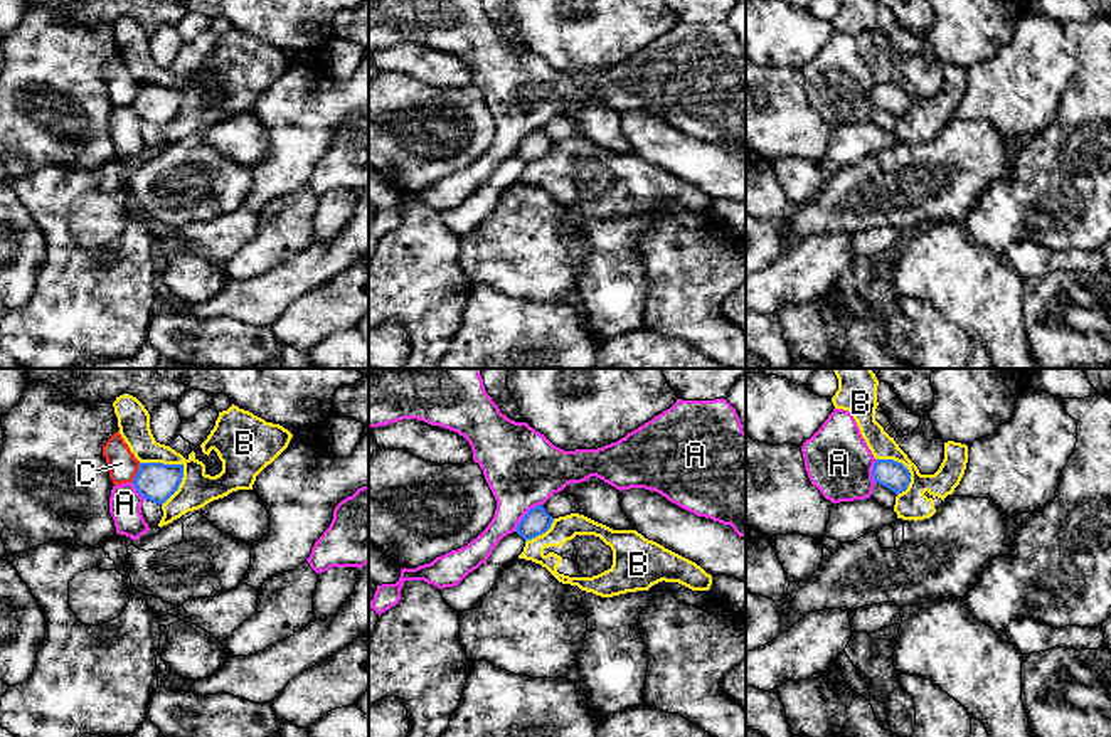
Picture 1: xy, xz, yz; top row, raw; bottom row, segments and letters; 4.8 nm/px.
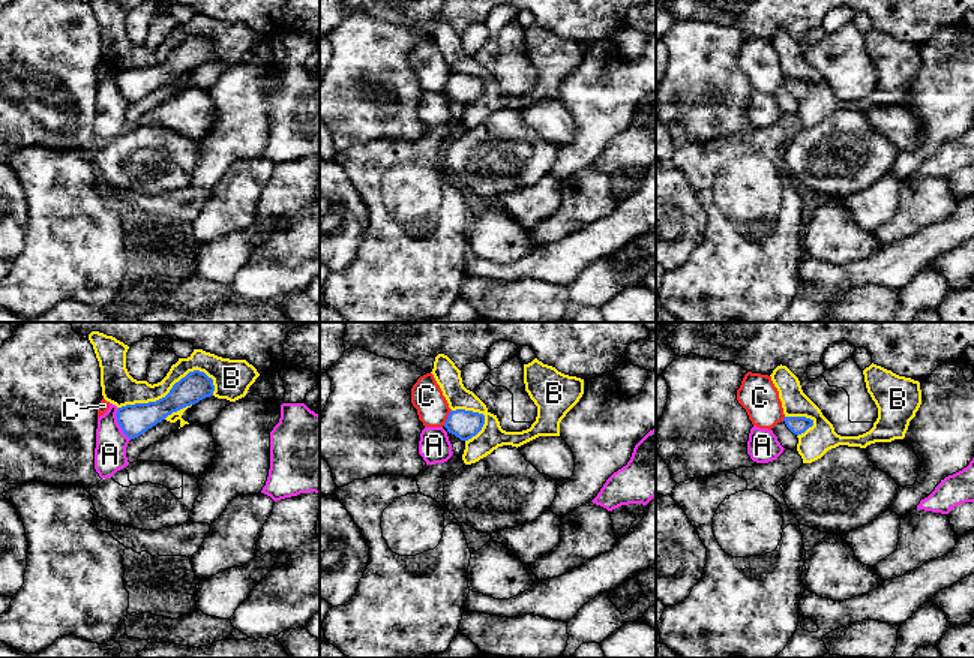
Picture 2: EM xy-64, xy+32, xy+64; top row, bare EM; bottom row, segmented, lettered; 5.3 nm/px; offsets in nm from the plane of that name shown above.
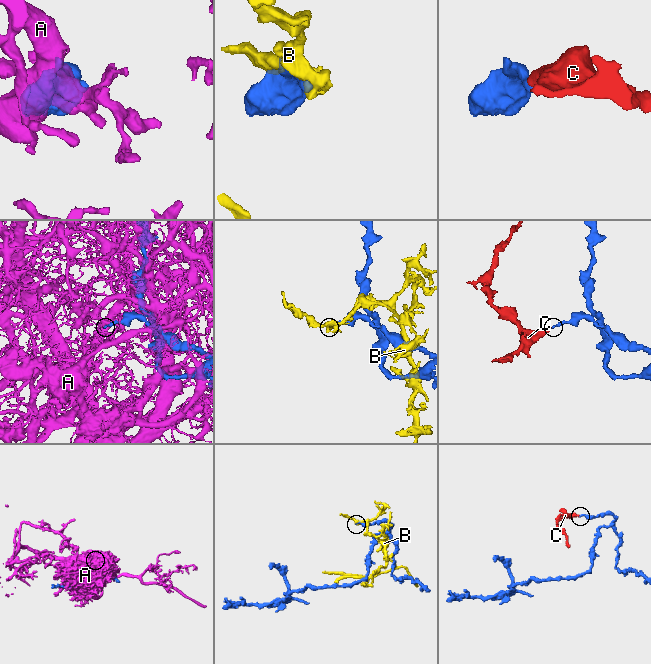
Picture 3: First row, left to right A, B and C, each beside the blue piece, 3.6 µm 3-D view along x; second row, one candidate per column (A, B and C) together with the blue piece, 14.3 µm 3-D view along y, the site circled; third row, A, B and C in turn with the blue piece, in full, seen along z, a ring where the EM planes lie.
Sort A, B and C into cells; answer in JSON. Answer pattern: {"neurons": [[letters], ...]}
{"neurons": [["A"], ["B"], ["C"]]}

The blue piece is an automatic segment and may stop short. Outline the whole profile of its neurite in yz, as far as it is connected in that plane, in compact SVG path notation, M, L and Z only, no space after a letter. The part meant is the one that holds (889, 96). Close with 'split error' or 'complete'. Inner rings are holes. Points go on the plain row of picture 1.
M875 82L872 101L875 106L889 111L896 118L906 114L911 106L909 93L894 82Z; complete

